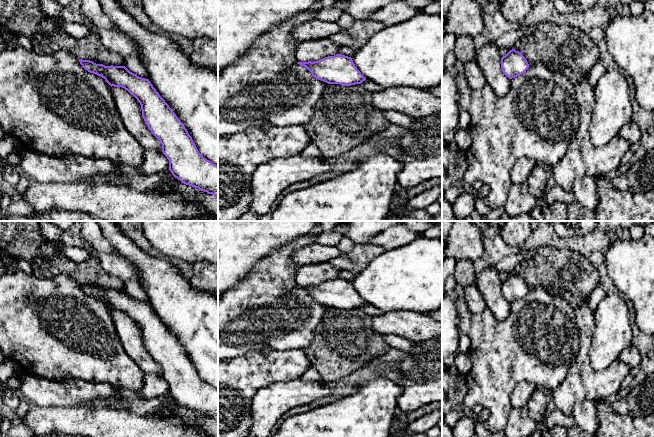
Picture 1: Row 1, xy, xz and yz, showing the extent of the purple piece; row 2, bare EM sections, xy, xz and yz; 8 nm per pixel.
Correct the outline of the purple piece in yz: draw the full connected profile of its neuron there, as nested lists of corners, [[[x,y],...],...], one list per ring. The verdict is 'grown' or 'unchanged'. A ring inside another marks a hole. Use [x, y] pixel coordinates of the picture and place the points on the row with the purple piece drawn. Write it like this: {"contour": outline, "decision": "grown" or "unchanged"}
{"contour": [[[512,49],[501,58],[501,68],[506,77],[512,79],[524,74],[529,64],[521,52]]], "decision": "unchanged"}

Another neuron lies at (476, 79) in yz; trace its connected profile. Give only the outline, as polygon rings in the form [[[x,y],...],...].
[[[476,59],[464,63],[464,74],[469,86],[473,90],[480,90],[487,84],[485,76],[482,73]]]

